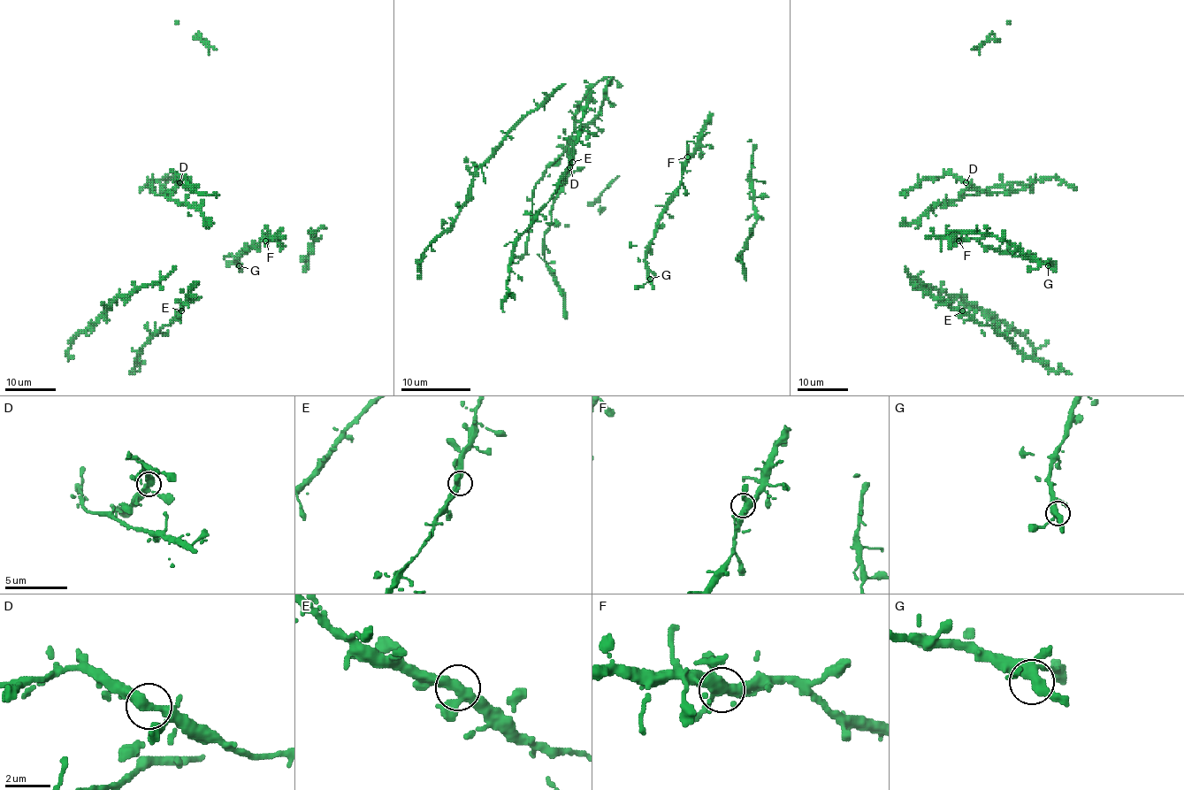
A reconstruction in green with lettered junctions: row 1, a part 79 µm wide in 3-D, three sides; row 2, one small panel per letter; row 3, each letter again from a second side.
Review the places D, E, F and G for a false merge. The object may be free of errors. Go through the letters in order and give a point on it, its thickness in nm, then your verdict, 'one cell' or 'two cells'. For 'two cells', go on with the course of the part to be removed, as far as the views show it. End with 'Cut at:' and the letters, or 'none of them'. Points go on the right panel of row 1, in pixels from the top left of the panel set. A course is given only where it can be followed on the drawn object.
D: (966, 182) | 360 nm | one cell
E: (962, 310) | 360 nm | one cell
F: (958, 241) | 360 nm | one cell
G: (1048, 265) | 340 nm | one cell
Cut at: none of them

